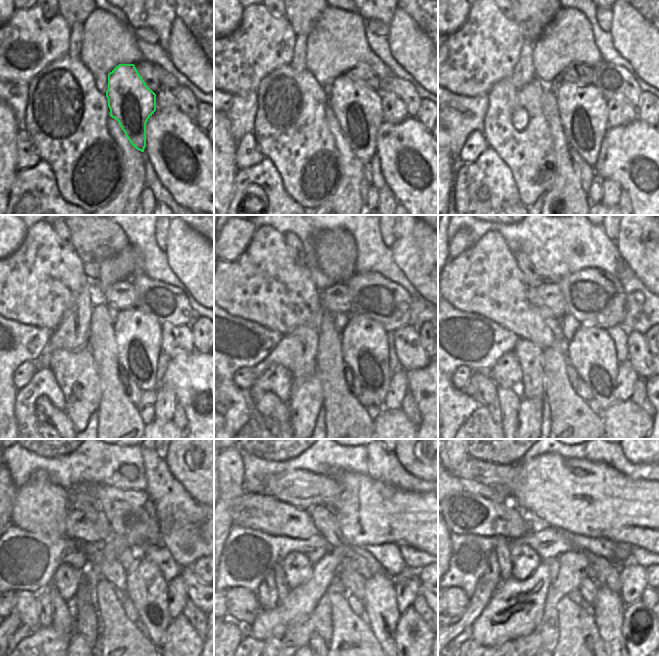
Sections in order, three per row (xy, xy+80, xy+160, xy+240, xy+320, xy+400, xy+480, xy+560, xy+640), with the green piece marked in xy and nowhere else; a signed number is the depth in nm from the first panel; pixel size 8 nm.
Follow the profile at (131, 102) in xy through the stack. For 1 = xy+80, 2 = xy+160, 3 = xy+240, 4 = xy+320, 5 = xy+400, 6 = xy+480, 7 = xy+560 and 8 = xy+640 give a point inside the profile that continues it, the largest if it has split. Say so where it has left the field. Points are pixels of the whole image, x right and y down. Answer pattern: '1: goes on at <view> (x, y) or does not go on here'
1: goes on at xy+80 (358, 108)
2: goes on at xy+160 (583, 111)
3: goes on at xy+240 (138, 335)
4: goes on at xy+320 (364, 341)
5: goes on at xy+400 (591, 351)
6: goes on at xy+480 (145, 585)
7: goes on at xy+560 (380, 606)
8: goes on at xy+640 (608, 608)

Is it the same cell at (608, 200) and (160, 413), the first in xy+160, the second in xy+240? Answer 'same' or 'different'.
same

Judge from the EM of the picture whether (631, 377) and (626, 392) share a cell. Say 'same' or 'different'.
same

